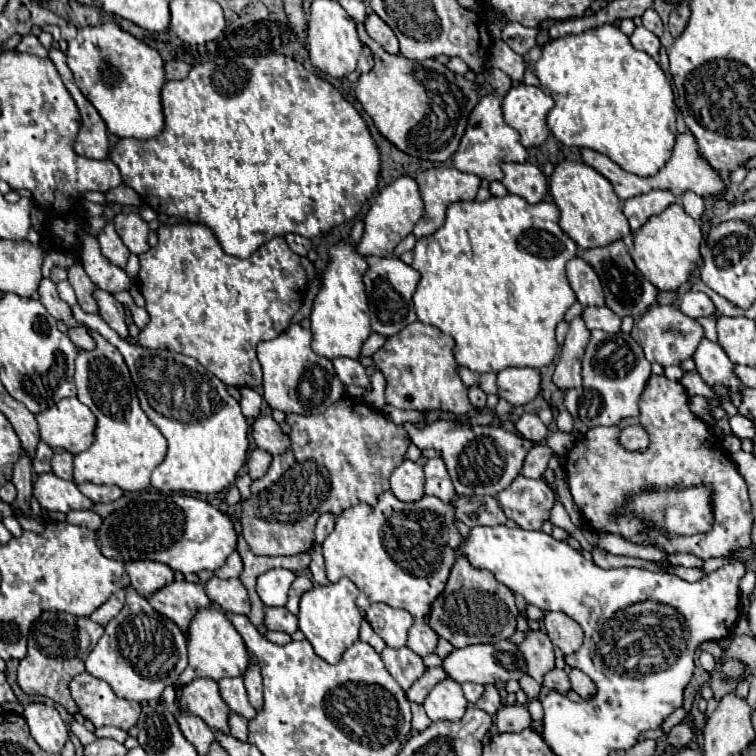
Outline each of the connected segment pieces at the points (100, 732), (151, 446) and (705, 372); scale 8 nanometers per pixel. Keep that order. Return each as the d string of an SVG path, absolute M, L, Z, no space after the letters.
M113 726L97 728L95 734L97 734L99 738L111 738L111 740L115 740L115 742L119 742L119 744L123 744L125 738L127 738L127 732L125 732L125 730L119 730L119 728L113 728Z
M49 278L41 280L39 294L41 294L43 306L49 310L49 314L53 318L61 320L67 328L83 326L89 332L89 336L95 340L95 348L89 352L79 350L77 360L75 360L77 398L95 414L97 428L95 428L93 444L87 450L75 454L73 480L77 484L83 484L83 482L107 484L107 486L113 484L113 486L119 486L123 492L145 490L149 486L149 476L151 476L153 468L157 468L161 464L161 460L165 458L167 440L151 424L151 420L145 416L145 412L141 412L135 384L129 376L123 356L97 330L75 320L71 306L57 296L55 284Z
M707 338L701 340L699 348L693 354L697 372L701 374L701 378L713 386L713 384L725 384L733 390L733 404L741 404L741 382L733 376L733 362L727 358L725 350L717 344L711 342Z

